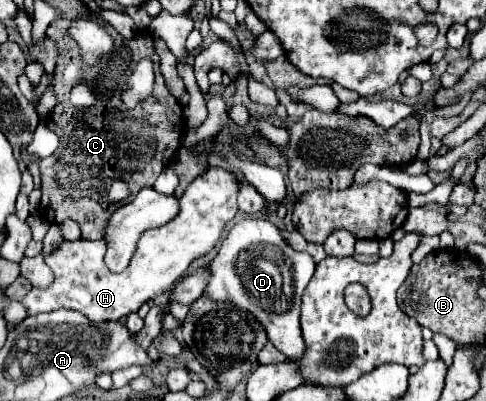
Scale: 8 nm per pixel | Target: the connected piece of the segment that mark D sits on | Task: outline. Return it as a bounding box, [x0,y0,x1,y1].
[204,218,314,360]

